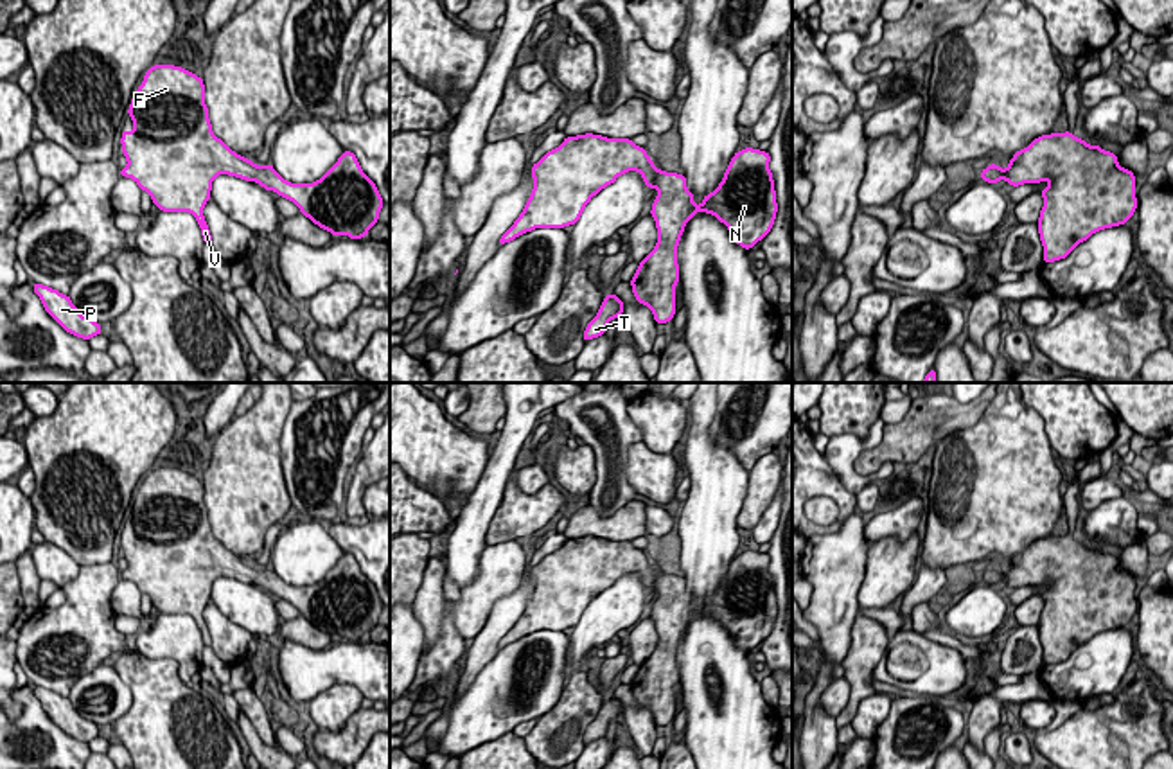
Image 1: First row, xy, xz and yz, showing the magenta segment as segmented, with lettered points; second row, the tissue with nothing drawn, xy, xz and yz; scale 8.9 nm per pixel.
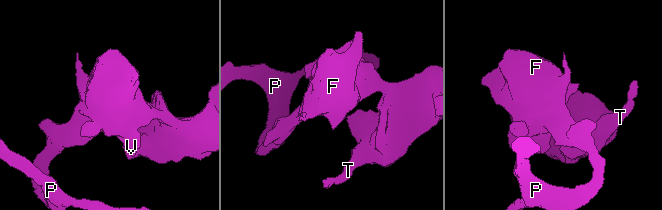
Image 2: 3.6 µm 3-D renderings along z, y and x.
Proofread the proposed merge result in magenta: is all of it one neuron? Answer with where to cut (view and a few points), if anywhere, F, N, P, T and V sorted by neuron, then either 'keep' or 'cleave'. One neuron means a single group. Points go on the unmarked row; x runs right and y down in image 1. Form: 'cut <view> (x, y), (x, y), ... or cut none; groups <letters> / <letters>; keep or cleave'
cut none; groups F N P T V; keep

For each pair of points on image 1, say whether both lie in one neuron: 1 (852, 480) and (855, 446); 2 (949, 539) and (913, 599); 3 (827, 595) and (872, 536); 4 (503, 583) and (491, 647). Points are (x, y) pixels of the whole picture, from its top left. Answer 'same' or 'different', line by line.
1: same
2: different
3: different
4: different

